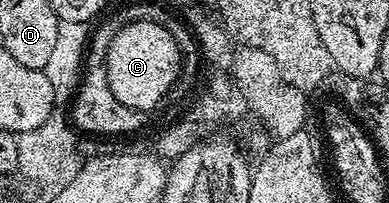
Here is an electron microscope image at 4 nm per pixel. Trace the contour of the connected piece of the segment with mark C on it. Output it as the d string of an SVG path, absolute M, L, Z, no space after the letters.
M134 20L124 27L119 34L114 38L114 42L108 51L108 65L106 66L106 74L110 78L110 90L114 90L114 98L118 98L118 102L122 102L122 106L130 106L135 112L145 114L151 113L151 108L156 108L164 100L164 95L172 88L172 83L176 80L176 75L180 72L180 48L176 45L176 40L172 37L173 29L167 24L159 24L153 20Z

